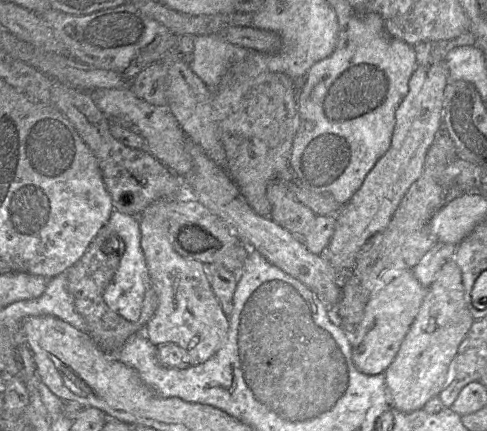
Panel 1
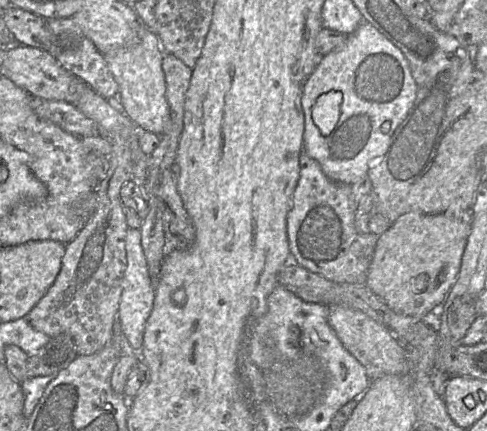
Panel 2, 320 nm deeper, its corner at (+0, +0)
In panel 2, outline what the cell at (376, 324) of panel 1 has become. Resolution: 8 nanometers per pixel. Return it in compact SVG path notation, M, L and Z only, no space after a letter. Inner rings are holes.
M418 212L401 215L389 229L378 236L365 284L395 313L422 319L429 312L441 307L456 282L470 230L471 212L465 215Z

